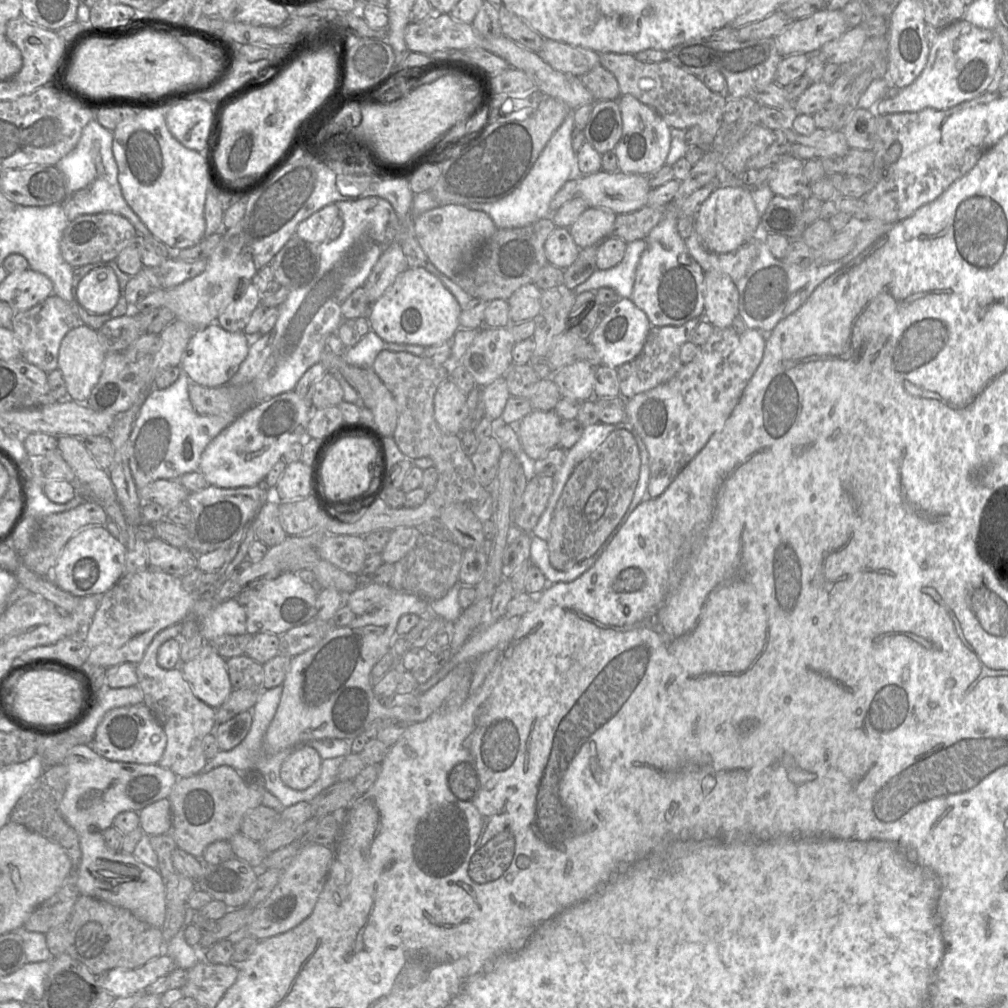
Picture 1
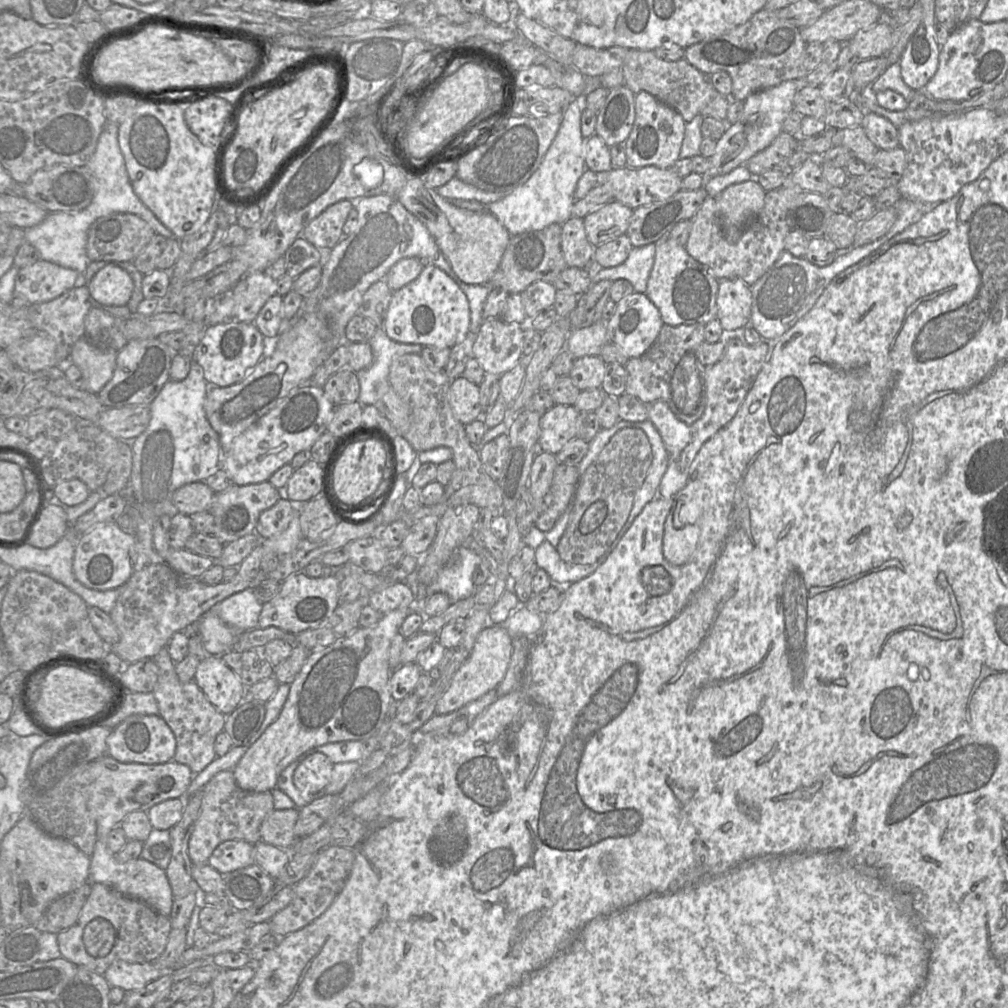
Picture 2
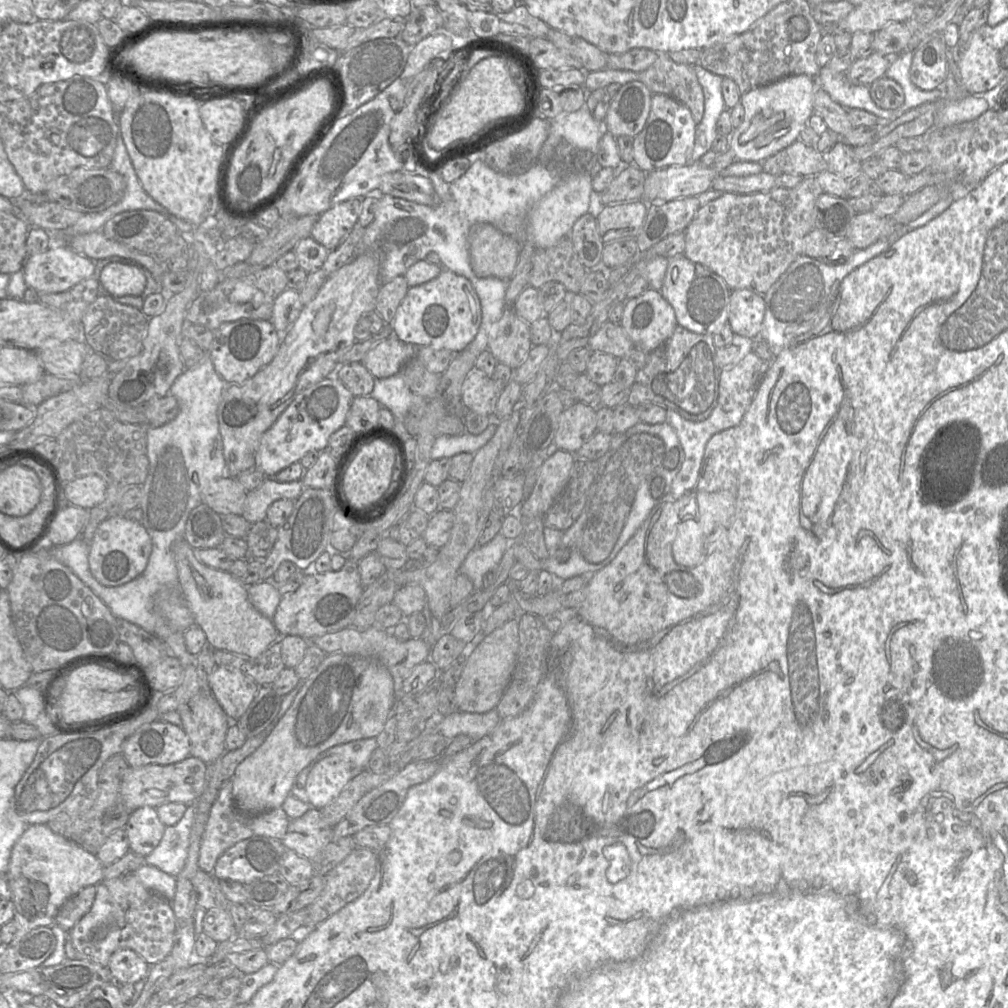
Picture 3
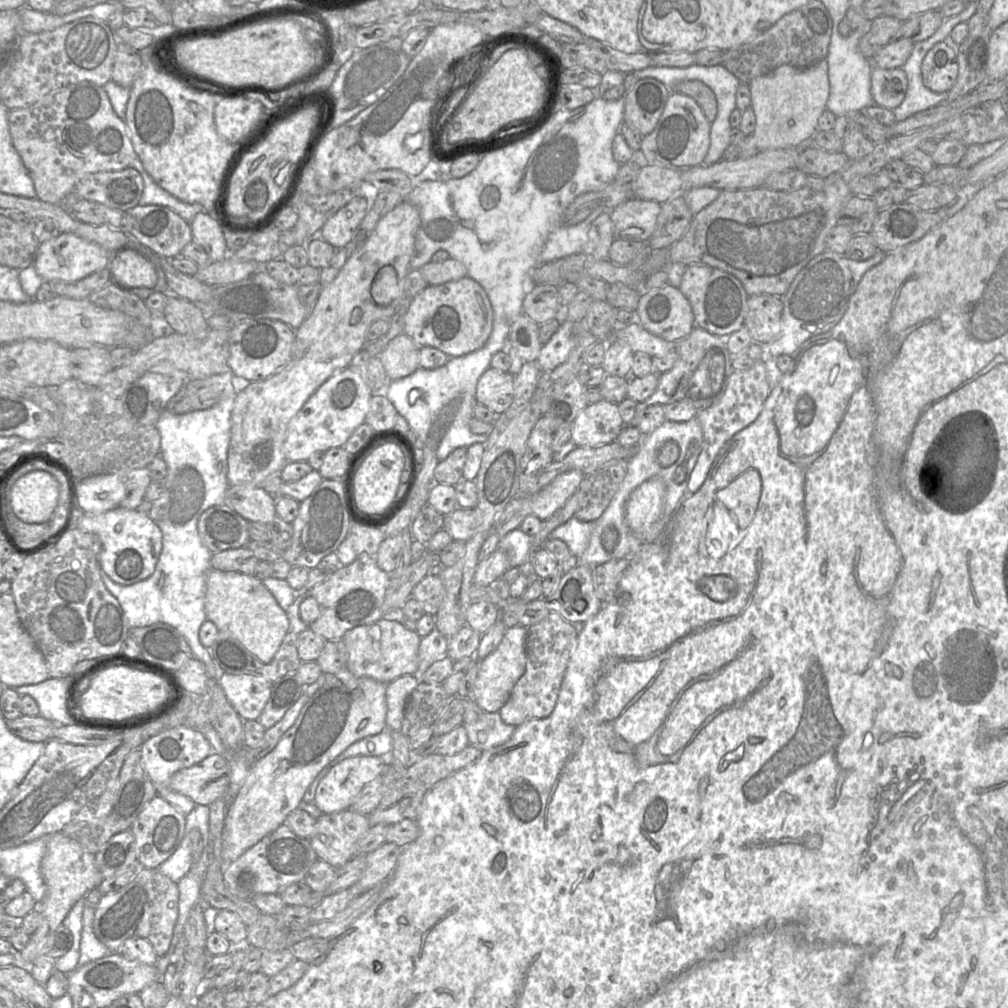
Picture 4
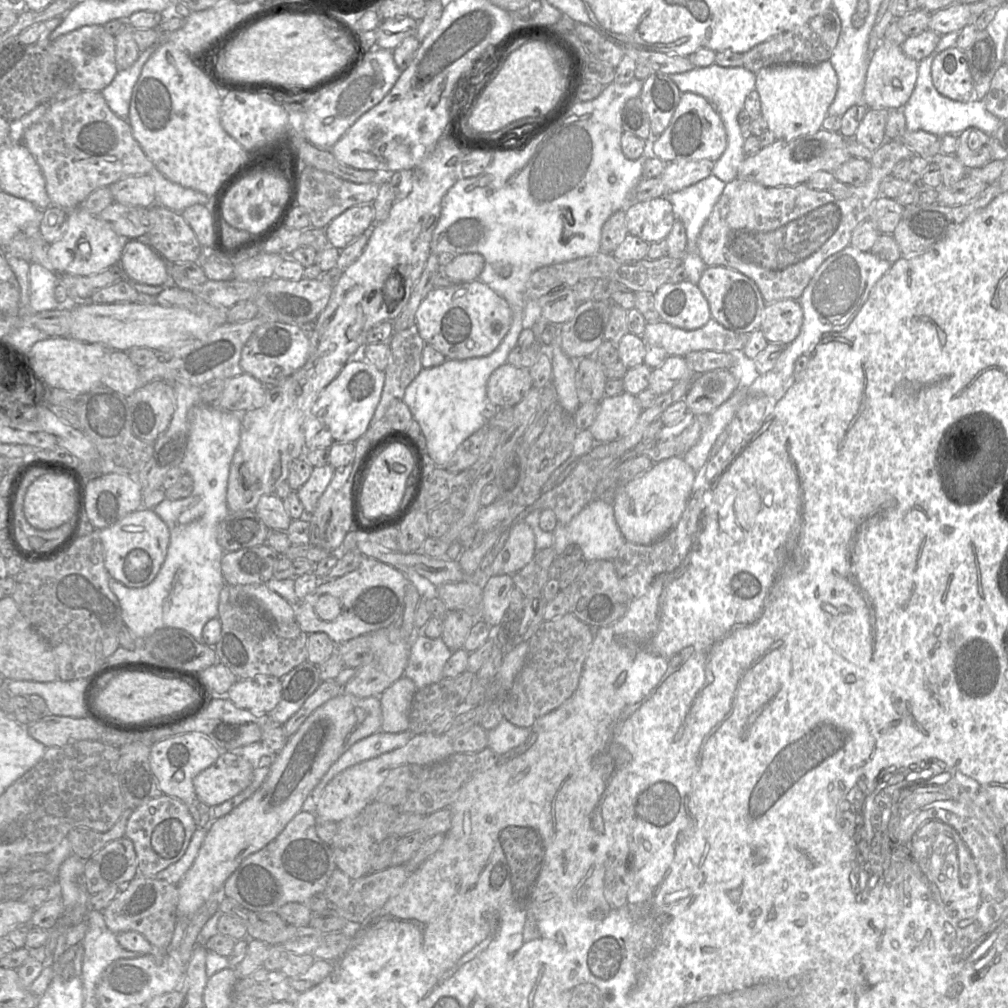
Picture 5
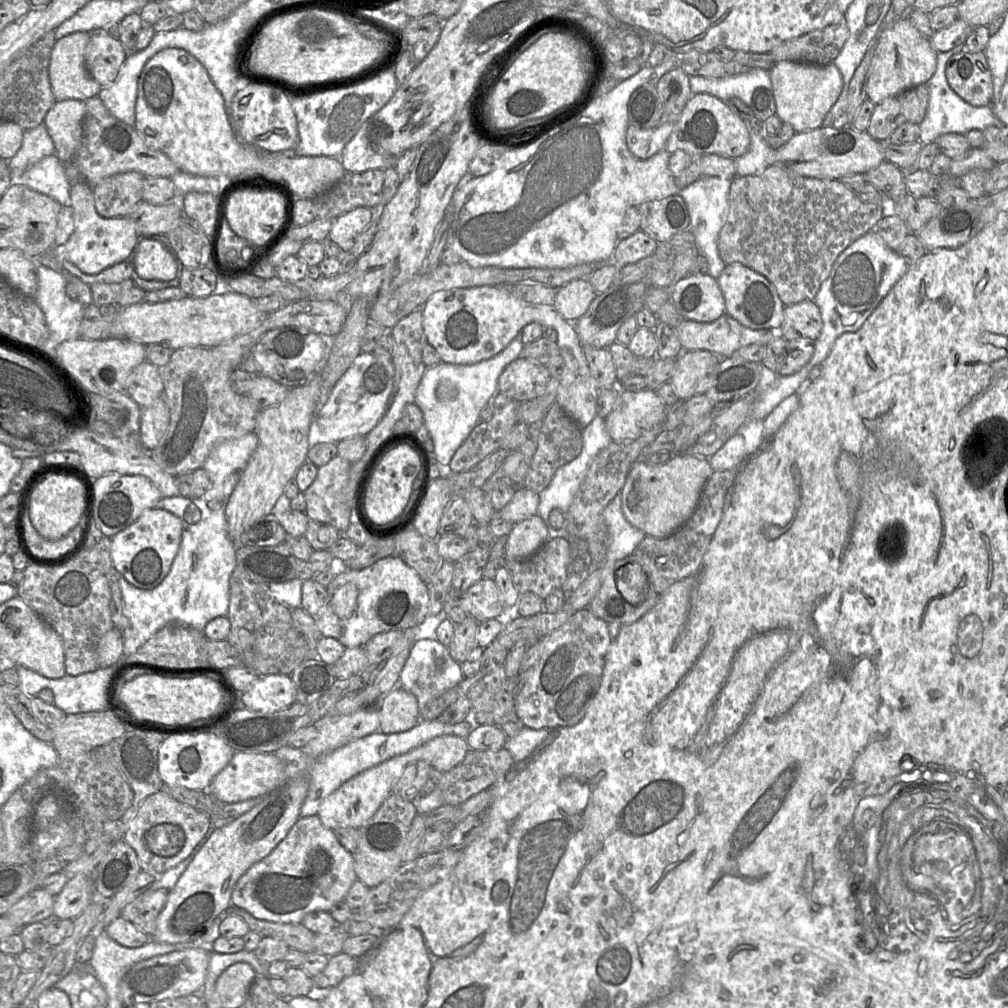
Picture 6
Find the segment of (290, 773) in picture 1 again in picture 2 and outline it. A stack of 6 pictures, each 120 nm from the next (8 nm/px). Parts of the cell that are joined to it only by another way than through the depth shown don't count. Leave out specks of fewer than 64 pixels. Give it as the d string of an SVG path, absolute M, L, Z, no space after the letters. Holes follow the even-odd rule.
M314 752L299 760L293 775L295 787L306 794L317 794L329 783L334 763L324 754Z

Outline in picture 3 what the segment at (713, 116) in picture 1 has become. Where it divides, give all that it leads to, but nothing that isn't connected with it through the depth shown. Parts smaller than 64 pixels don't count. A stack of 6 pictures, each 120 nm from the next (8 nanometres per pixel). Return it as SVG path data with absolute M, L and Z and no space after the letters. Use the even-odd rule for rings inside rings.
M659 53L656 62L644 71L638 72L638 81L644 83L653 94L663 94L684 104L691 112L693 120L699 124L704 114L704 93L693 66L675 63L668 53Z

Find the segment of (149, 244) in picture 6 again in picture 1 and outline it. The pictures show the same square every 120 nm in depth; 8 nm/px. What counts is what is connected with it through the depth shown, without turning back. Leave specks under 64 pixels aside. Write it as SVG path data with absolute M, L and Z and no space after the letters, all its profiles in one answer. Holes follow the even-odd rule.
M101 266L88 273L78 284L74 301L91 314L108 314L120 298L118 278L109 266Z

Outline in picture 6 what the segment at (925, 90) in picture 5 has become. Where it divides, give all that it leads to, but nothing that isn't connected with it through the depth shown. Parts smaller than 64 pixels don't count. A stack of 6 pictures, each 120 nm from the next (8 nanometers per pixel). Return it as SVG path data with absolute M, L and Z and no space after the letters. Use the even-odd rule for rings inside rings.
M965 43L960 44L946 52L937 53L937 66L935 73L928 80L929 103L923 121L918 124L920 128L919 141L925 145L934 142L939 136L944 134L966 134L972 130L983 130L989 126L1003 125L994 115L991 105L972 106L960 98L949 86L945 75L945 66L948 59L954 54L968 52Z

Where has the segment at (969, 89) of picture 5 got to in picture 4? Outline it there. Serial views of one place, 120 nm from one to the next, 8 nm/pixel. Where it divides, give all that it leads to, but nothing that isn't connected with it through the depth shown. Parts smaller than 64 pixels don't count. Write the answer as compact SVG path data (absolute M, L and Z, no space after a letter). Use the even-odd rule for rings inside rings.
M944 42L937 43L924 56L921 74L931 91L948 92L958 75L957 53Z

